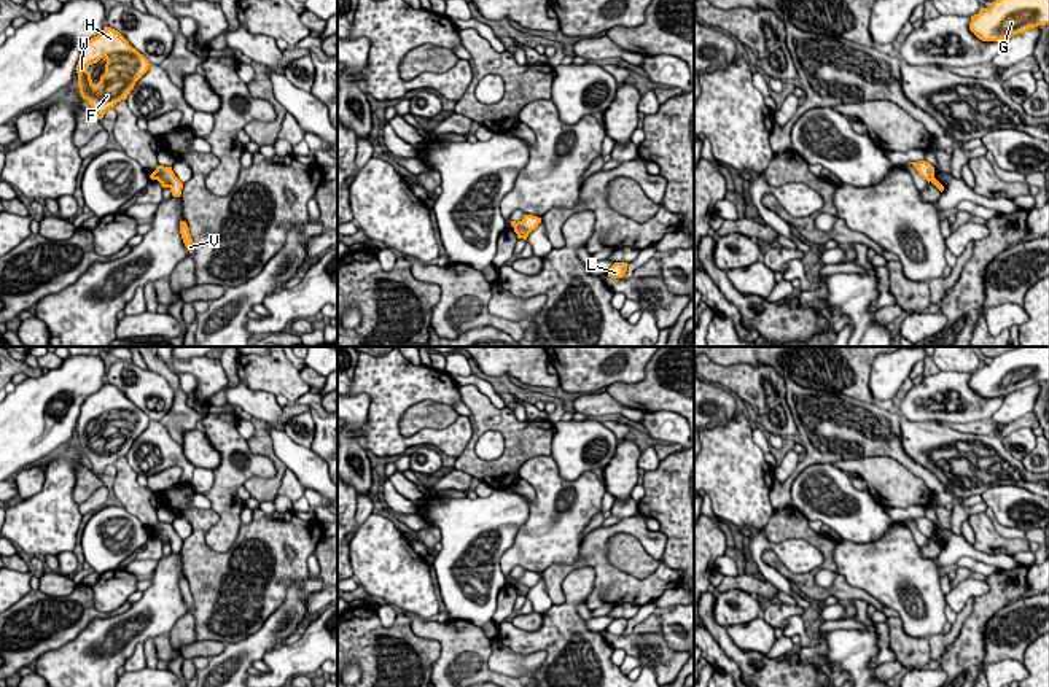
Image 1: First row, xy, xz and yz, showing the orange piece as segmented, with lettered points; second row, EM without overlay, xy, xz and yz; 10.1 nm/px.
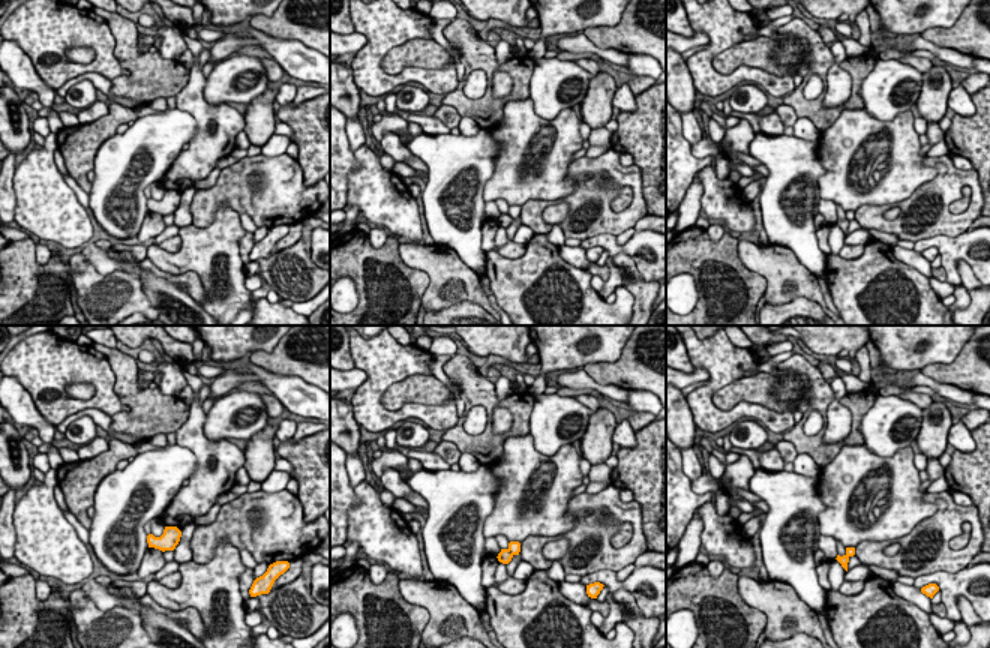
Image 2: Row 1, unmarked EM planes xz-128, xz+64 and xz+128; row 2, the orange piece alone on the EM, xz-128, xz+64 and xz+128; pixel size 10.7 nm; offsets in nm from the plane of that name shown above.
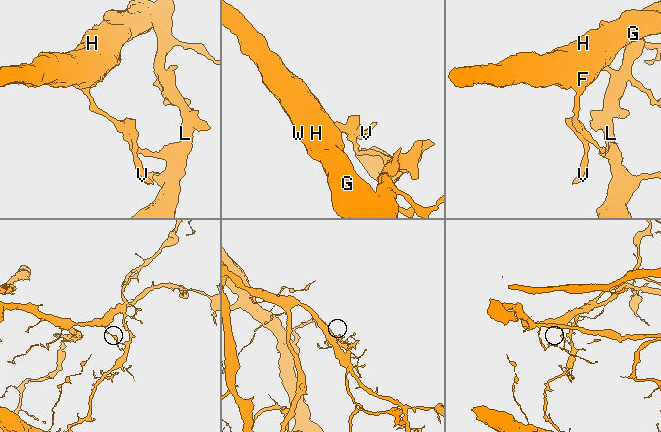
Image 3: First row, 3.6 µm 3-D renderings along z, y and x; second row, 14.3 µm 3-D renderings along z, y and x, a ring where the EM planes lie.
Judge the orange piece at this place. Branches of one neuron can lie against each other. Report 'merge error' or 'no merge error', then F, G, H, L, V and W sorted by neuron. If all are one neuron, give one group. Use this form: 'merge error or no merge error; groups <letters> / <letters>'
merge error; groups F G H V W / L

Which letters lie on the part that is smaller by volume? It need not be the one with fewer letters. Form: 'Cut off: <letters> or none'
Cut off: L

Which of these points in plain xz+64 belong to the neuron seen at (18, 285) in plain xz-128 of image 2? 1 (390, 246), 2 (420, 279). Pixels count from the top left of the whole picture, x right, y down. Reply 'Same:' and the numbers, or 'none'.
Same: 1, 2

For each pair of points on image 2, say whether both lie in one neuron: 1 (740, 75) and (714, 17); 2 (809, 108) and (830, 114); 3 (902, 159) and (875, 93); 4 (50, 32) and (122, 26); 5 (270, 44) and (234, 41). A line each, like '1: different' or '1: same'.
1: same
2: same
3: different
4: different
5: different

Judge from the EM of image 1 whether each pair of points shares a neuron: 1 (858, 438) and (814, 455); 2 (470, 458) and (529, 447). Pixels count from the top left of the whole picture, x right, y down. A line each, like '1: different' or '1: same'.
1: same
2: same

